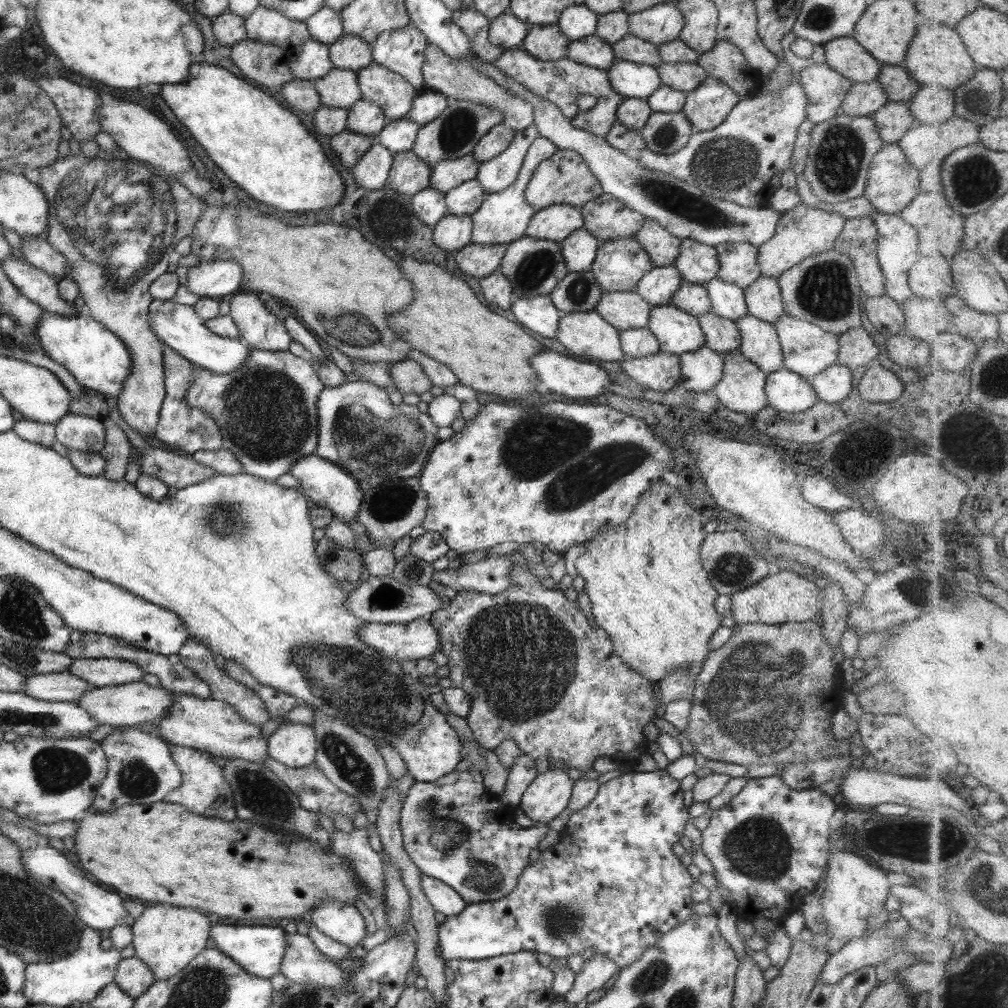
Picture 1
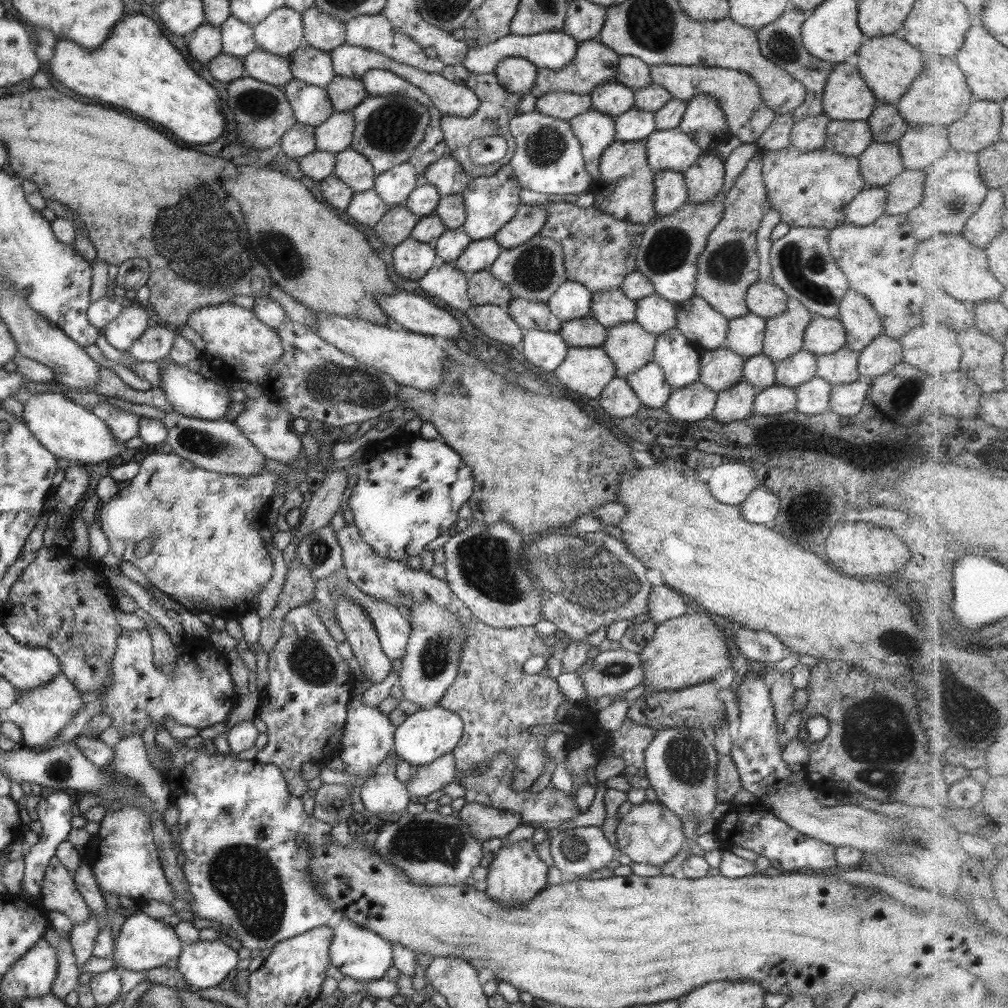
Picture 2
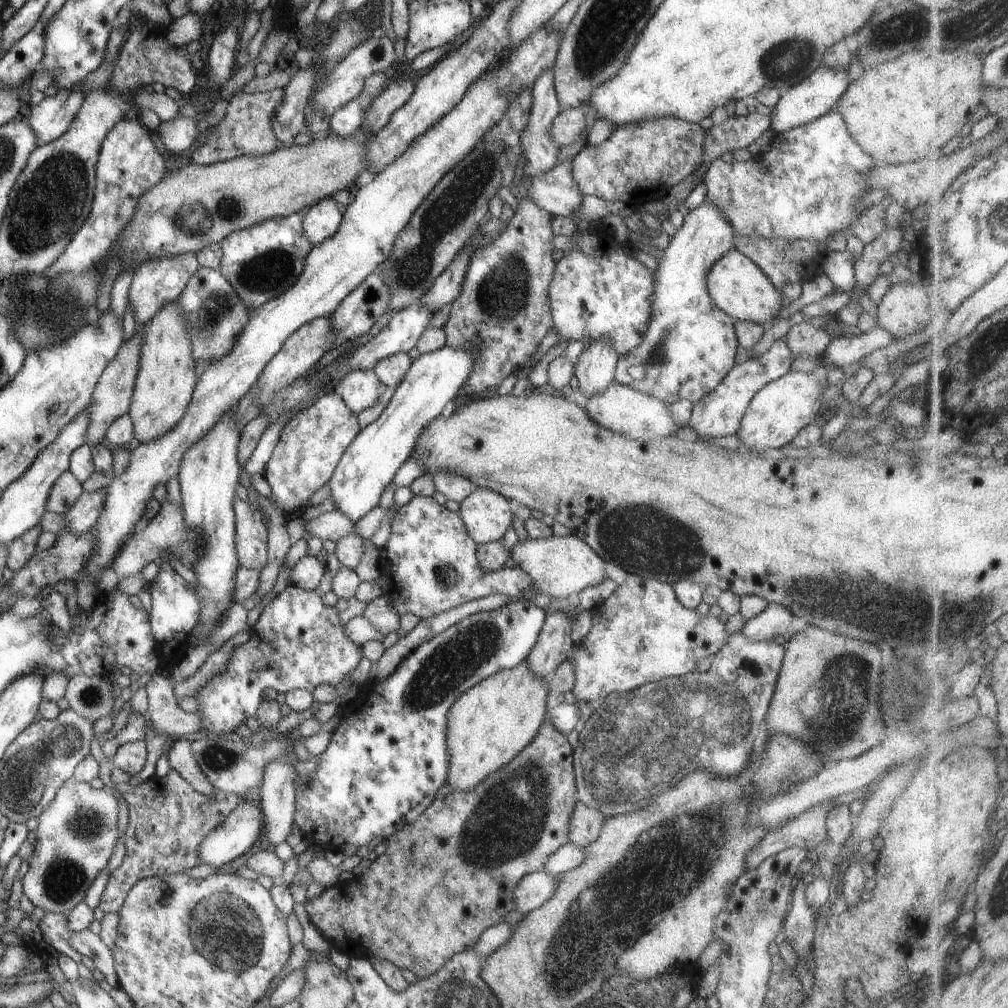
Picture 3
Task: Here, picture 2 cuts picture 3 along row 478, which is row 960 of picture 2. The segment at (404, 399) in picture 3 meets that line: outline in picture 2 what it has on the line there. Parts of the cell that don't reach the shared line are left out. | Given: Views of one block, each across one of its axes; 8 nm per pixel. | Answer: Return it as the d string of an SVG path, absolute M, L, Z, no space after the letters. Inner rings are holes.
M339 918L339 922L333 926L328 955L331 966L335 966L343 977L353 978L359 984L379 981L386 977L389 966L392 966L390 942L382 939L376 932L353 924L347 918Z

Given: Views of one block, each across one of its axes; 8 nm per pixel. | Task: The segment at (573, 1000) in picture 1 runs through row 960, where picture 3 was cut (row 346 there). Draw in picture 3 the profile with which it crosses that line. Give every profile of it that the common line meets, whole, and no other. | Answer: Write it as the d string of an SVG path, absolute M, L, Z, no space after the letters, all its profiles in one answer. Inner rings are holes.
M593 339L589 342L589 346L582 350L572 366L578 380L577 389L587 399L613 381L612 374L618 357L607 339Z

